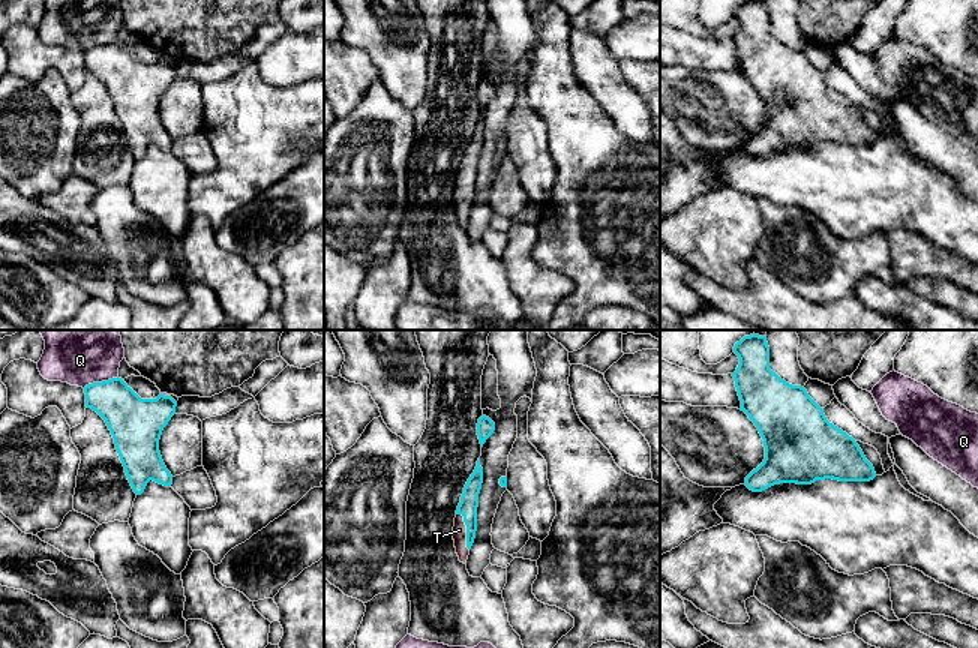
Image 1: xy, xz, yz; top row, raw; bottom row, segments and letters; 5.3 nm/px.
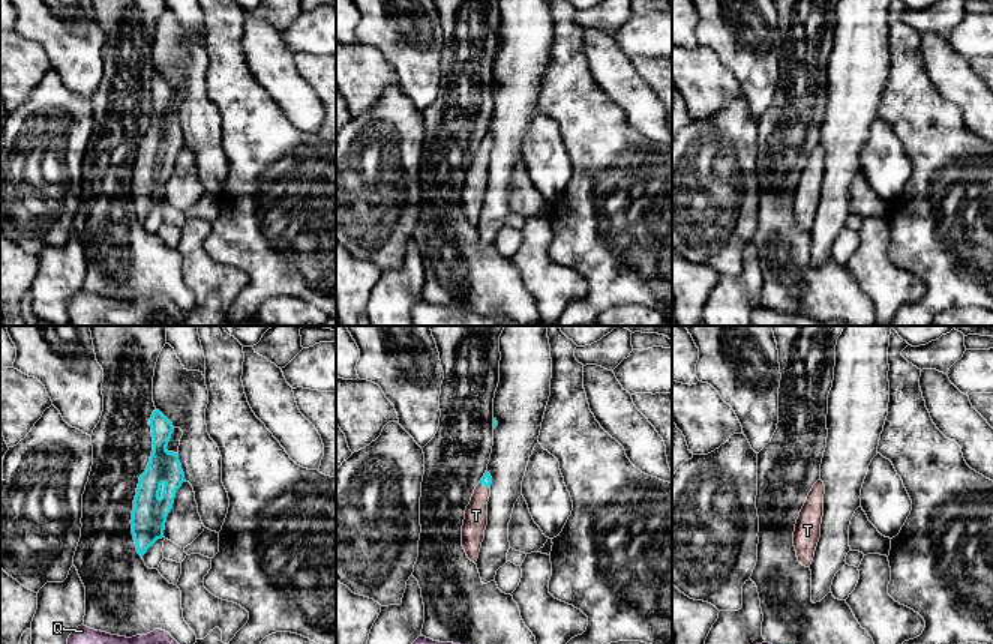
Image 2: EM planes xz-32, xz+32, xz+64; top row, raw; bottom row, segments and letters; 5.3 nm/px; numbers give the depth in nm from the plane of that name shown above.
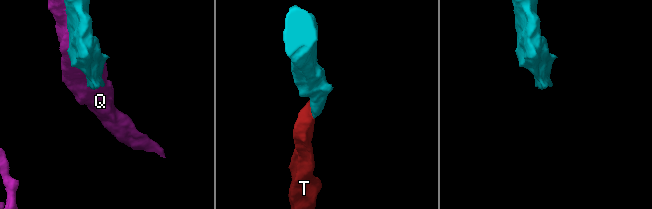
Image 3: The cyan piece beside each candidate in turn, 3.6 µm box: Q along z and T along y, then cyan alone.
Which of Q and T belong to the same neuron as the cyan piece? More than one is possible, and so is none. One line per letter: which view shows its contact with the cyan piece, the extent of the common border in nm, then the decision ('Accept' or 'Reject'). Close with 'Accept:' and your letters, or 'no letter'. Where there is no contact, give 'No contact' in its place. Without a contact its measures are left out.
Q: Touches cyan in xy. Shared border 200 nm. Reject
T: Touches cyan in xz. Shared border 220 nm. Accept
Accept: T

